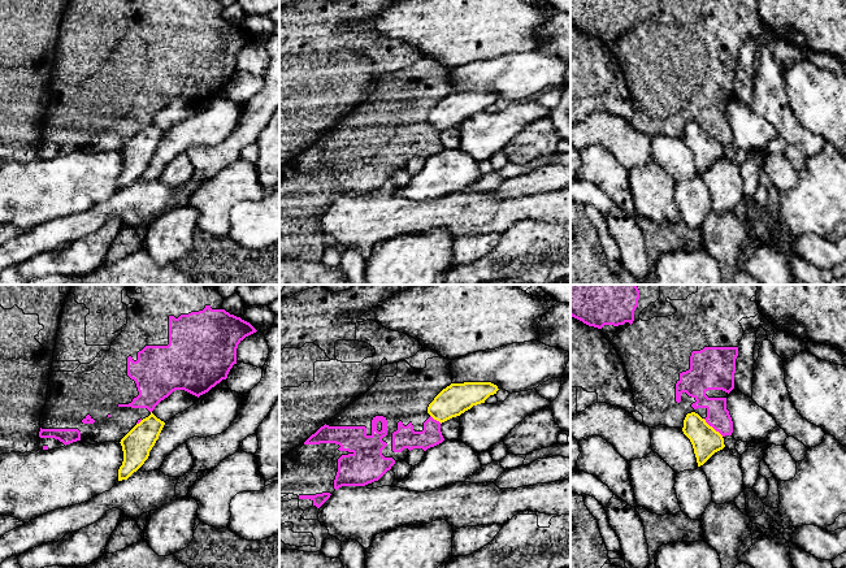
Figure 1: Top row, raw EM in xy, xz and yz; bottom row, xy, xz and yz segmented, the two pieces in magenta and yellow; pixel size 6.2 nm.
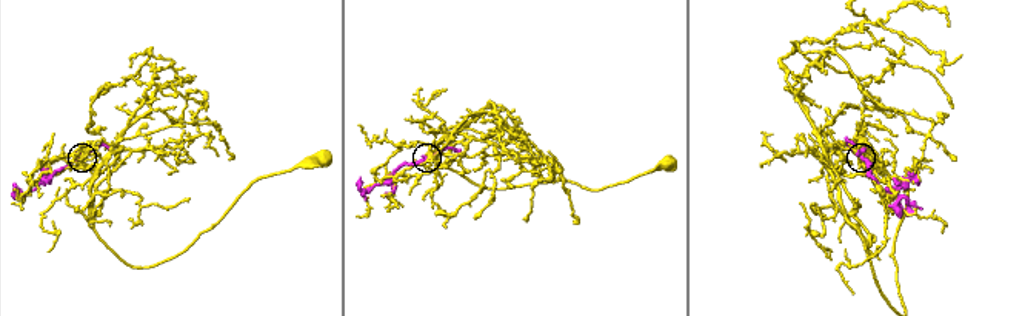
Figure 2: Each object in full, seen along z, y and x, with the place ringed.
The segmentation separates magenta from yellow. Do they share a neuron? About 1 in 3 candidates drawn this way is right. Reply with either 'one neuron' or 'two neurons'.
two neurons

